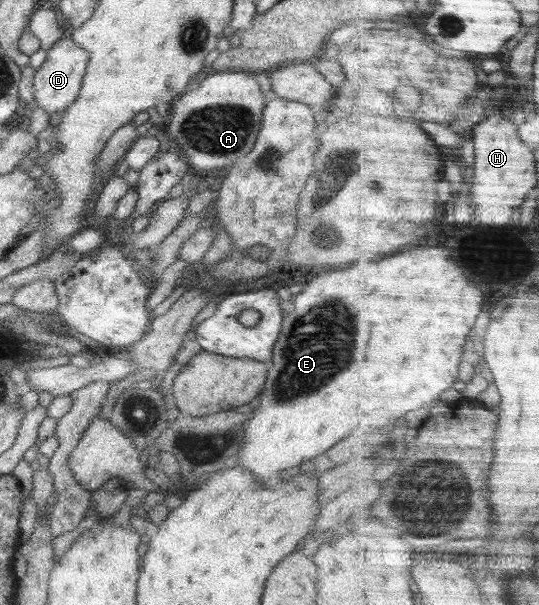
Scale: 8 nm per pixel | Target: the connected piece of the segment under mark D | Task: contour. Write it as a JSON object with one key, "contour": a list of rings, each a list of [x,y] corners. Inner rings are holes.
{"contour":[[[67,35],[60,38],[57,43],[47,50],[44,63],[36,70],[33,78],[33,107],[44,109],[50,117],[54,113],[64,111],[69,105],[72,105],[78,98],[82,79],[86,73],[88,65],[88,51],[84,51],[82,47],[78,47],[78,43],[74,43]]]}

